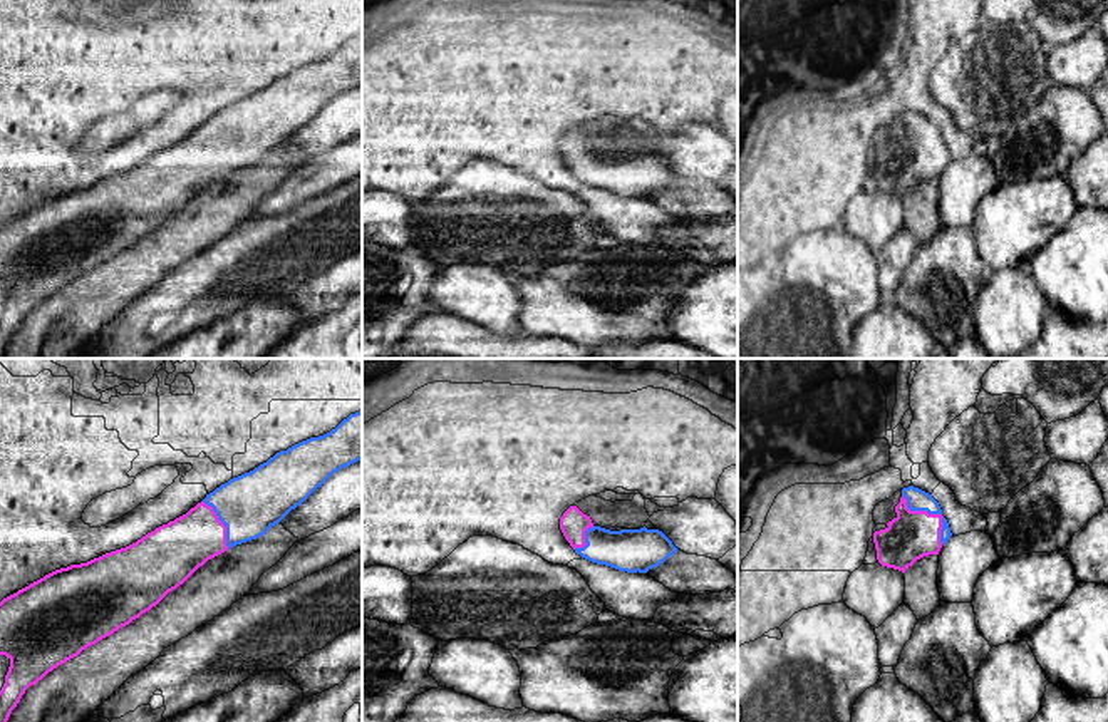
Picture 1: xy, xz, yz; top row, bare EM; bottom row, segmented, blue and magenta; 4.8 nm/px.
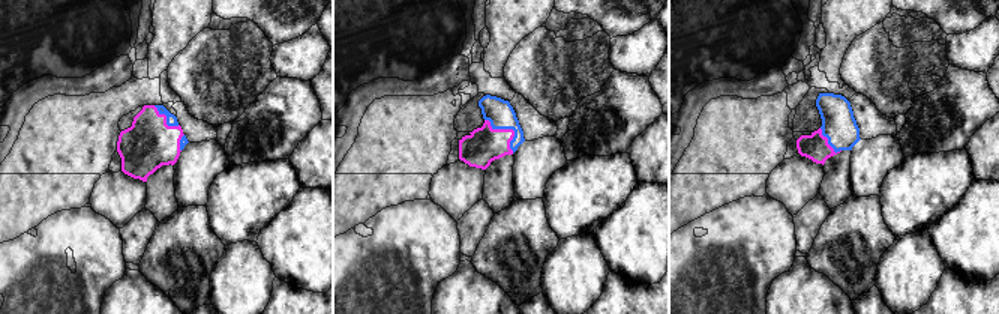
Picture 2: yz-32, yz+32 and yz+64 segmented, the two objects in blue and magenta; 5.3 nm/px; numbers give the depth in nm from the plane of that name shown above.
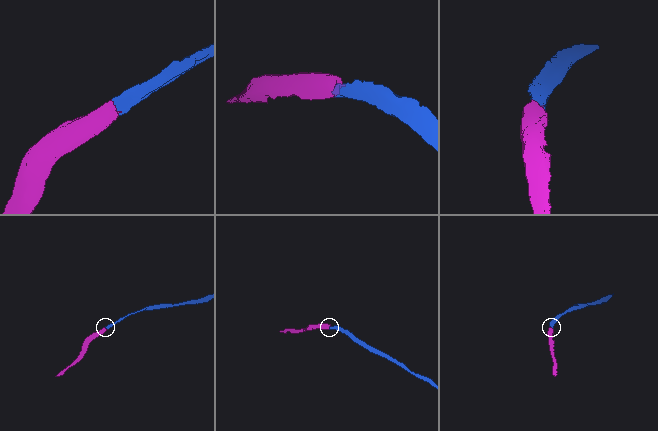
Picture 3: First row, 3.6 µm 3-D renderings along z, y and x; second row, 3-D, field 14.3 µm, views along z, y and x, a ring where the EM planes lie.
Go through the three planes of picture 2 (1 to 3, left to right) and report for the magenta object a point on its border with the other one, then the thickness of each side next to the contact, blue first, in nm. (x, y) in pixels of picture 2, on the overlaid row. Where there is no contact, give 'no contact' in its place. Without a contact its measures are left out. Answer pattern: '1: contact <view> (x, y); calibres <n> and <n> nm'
1: contact yz-32 (167, 120); calibres 60 and 280 nm
2: contact yz+32 (509, 128); calibres 150 and 190 nm
3: contact yz+64 (828, 141); calibres 190 and 140 nm

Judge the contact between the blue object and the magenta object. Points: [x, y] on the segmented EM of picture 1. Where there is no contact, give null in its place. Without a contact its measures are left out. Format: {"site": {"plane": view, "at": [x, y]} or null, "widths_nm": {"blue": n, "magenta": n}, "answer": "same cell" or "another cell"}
{"site": {"plane": "yz", "at": [932, 513]}, "widths_nm": {"blue": 110, "magenta": 240}, "answer": "same cell"}

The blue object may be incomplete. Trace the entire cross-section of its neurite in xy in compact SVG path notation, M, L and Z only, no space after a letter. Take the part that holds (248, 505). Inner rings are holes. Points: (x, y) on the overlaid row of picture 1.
M362 410L330 432L277 452L250 472L230 479L186 514L136 543L87 563L55 570L0 601L0 655L10 660L0 690L7 722L30 685L82 650L129 625L183 585L208 560L263 536L300 506L334 472L362 459Z

